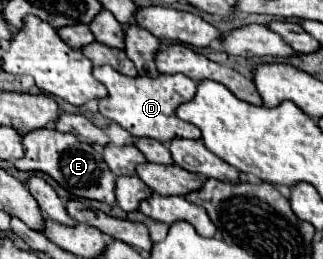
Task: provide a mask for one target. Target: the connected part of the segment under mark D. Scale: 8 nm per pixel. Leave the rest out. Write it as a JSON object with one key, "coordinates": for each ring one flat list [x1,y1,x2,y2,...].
{"coordinates":[[102,65,102,67,94,67,92,75,104,83,104,87,108,89,108,97,98,99,98,107,100,113,110,119,116,121,120,127,124,127,126,131,130,131,130,135,134,137,152,137,158,139,162,143,168,143,170,139,200,139,200,129,194,127,192,123,186,123,182,119,176,117,174,109,178,103,190,101,192,93,196,93,196,83,180,73,176,75,156,75,156,77,148,77,148,75,138,75,138,77,126,77,122,73,118,73,116,69]]}

